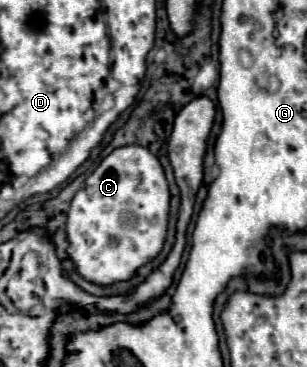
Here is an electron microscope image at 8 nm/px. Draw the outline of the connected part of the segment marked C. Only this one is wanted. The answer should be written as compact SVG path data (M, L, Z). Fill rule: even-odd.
M138 144L114 148L86 178L84 188L76 192L72 206L68 210L66 222L66 234L70 240L68 254L76 262L78 272L86 280L98 284L112 284L116 280L130 278L136 272L136 268L144 266L150 258L154 258L162 250L168 226L168 210L170 210L170 190L158 158L150 154L148 148Z

